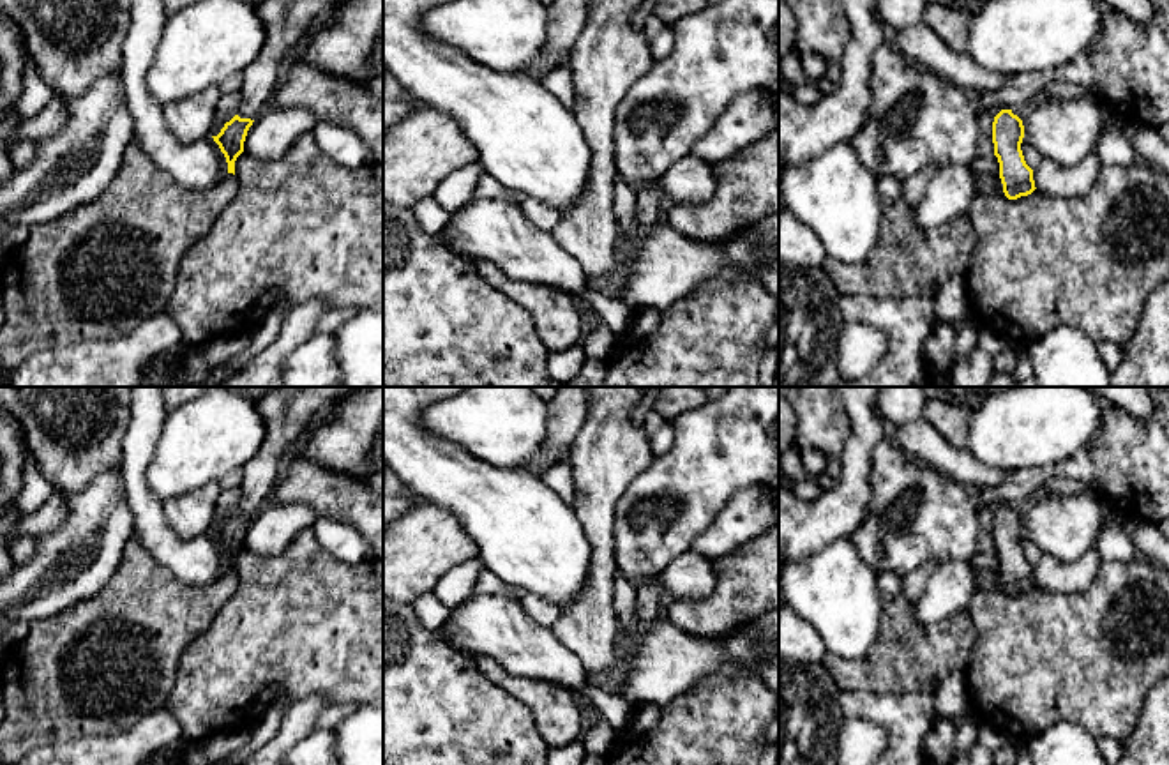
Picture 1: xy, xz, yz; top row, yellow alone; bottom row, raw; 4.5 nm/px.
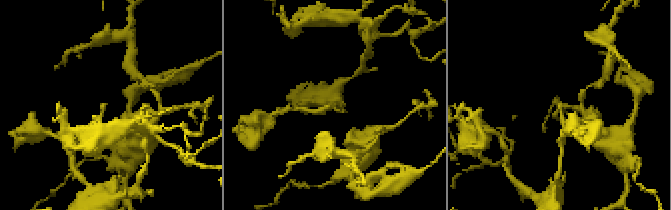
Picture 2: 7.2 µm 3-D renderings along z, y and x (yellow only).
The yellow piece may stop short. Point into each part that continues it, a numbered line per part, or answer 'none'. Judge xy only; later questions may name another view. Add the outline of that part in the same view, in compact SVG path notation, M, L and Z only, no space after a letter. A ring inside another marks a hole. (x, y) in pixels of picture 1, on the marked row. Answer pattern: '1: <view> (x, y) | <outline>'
1: xy (286, 23) | M263 0L256 11L267 39L260 55L245 67L240 88L240 118L258 120L272 104L288 64L307 35L343 0Z

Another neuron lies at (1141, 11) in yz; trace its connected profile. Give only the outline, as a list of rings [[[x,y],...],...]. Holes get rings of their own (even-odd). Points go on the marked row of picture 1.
[[[1097,0],[1104,9],[1112,9],[1125,14],[1128,19],[1148,25],[1153,18],[1151,0]]]

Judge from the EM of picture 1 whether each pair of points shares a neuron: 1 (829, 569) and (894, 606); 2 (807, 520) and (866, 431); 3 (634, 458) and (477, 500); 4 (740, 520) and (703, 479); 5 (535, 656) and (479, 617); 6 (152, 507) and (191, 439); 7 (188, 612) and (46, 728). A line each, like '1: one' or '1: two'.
1: two
2: one
3: two
4: two
5: one
6: two
7: one

